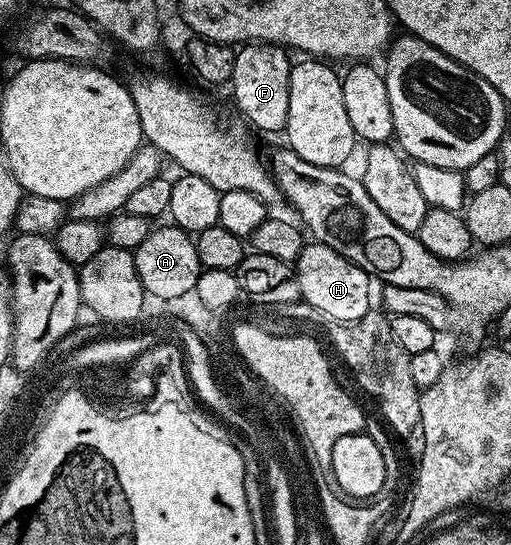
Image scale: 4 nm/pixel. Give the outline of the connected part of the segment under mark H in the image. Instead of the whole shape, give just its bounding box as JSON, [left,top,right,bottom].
[294,241,372,323]

